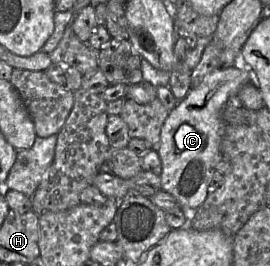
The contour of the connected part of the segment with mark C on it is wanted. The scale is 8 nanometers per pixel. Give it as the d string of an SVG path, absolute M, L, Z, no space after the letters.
M234 65L223 66L208 73L187 95L169 111L160 133L156 151L160 157L161 190L173 195L179 206L187 212L199 208L209 194L209 182L218 155L224 123L221 111L229 99L236 97L239 90L251 82L247 70Z

